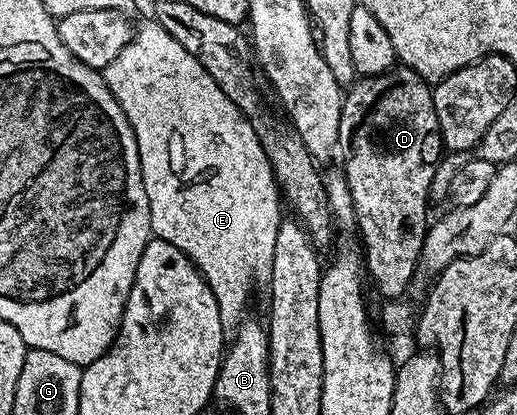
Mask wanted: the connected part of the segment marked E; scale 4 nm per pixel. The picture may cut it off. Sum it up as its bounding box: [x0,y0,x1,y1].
[103,20,283,328]

